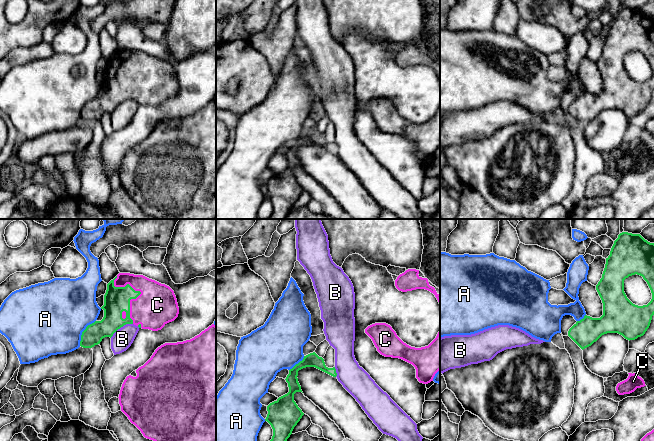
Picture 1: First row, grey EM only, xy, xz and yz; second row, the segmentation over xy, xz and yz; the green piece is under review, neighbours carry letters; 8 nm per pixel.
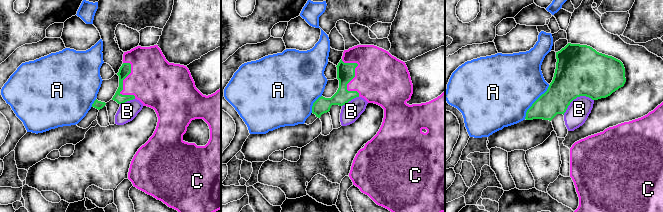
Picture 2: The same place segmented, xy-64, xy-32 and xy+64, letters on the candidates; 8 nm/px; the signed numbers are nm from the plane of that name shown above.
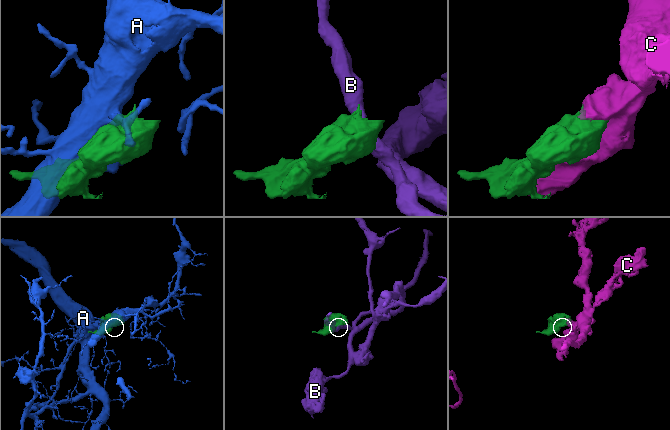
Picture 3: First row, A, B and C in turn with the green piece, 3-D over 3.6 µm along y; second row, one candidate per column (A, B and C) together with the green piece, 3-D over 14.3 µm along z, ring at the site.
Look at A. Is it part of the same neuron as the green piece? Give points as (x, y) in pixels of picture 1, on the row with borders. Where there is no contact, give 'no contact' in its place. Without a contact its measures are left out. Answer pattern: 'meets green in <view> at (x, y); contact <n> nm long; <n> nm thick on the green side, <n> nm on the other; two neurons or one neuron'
meets green in xy at (82, 332); contact 240 nm long; 160 nm thick on the green side, 500 nm on the other; two neurons

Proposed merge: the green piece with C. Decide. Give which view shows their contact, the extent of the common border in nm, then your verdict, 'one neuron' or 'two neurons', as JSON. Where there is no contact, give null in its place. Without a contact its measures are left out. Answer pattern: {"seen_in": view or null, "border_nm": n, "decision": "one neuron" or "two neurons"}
{"seen_in": "xy", "border_nm": 400, "decision": "one neuron"}

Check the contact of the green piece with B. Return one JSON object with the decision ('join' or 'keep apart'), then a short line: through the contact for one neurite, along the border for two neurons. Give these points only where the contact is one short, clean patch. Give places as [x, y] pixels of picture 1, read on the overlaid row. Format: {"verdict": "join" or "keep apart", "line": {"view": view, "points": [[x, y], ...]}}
{"verdict": "keep apart"}

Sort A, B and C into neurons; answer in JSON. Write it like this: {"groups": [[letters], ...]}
{"groups": [["A"], ["B"], ["C"]]}

